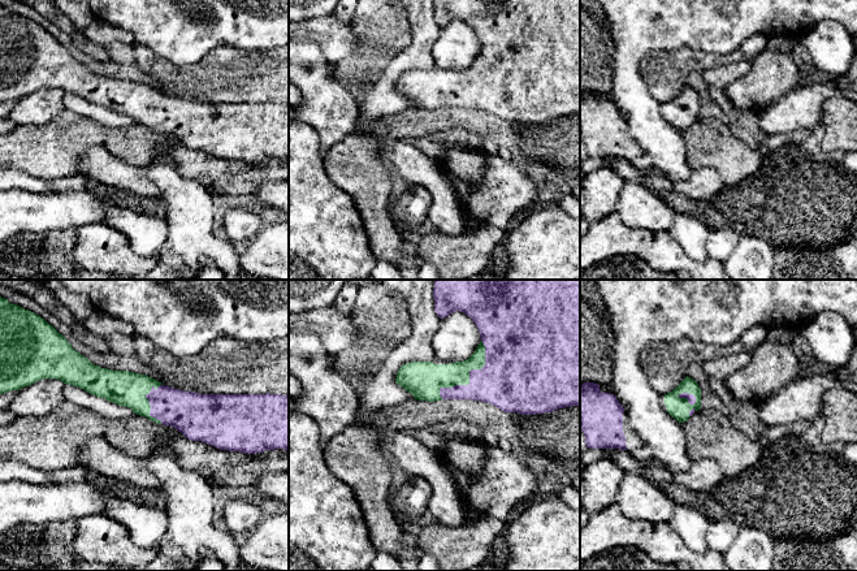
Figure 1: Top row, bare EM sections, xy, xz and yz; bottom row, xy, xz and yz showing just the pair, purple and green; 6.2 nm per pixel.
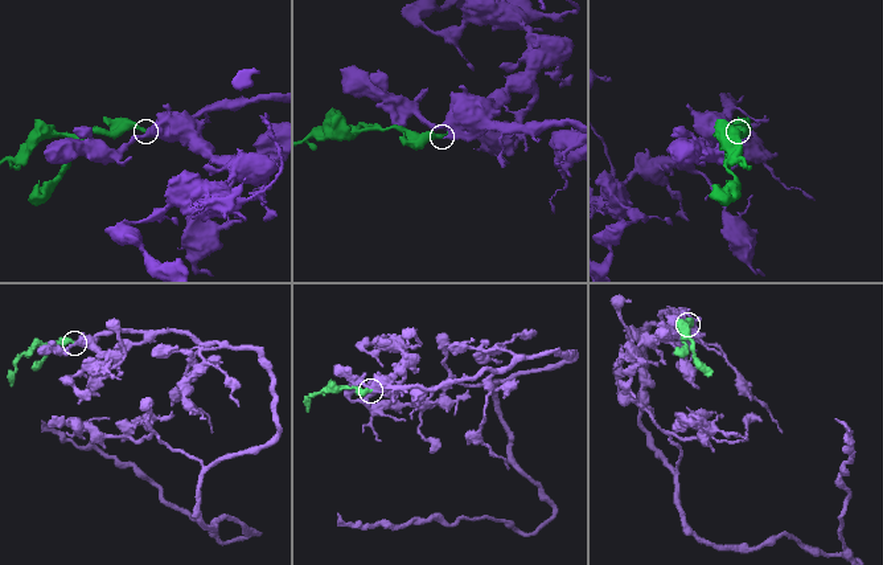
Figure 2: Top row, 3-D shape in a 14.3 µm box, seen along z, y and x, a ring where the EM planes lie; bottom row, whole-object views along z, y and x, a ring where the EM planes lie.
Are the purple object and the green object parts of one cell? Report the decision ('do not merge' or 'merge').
merge

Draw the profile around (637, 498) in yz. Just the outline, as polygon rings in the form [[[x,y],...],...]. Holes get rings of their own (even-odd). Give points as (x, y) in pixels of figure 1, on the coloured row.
[[[626,472],[615,494],[615,503],[629,519],[668,522],[674,518],[676,503],[642,473]]]

